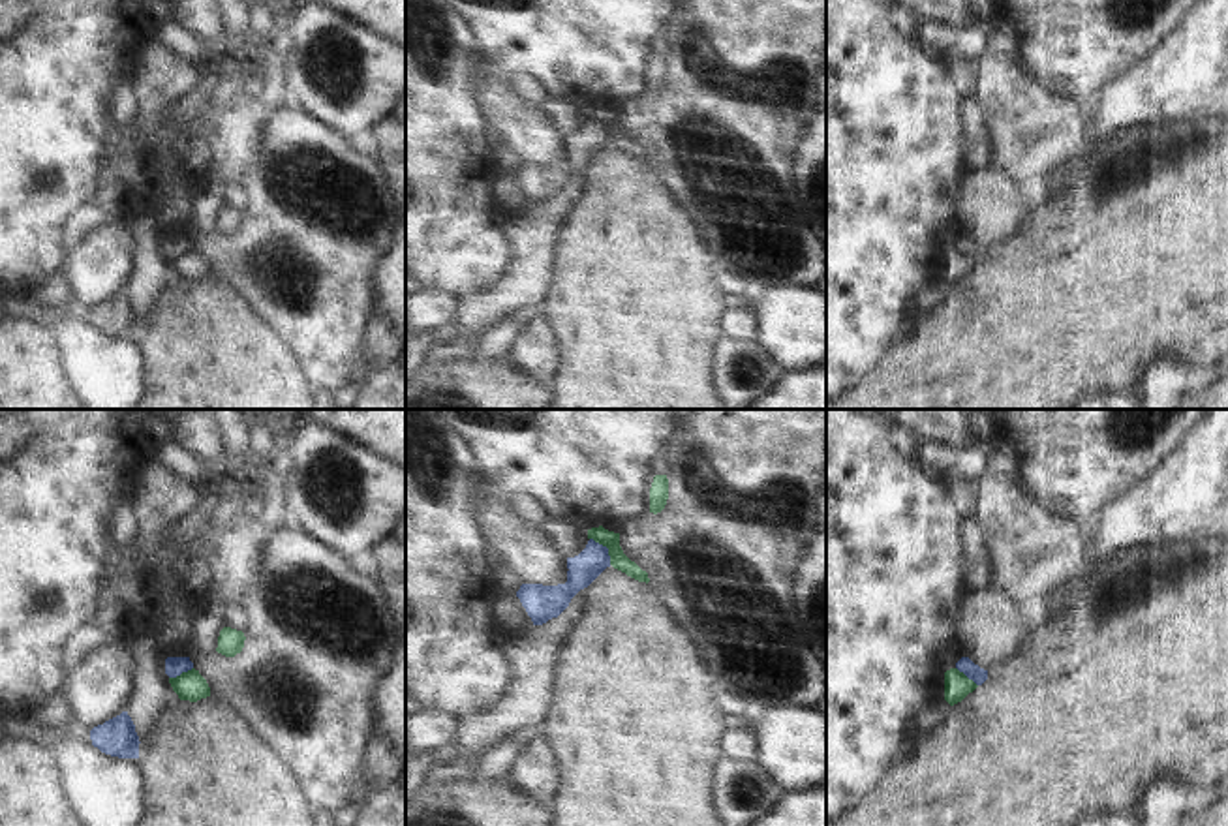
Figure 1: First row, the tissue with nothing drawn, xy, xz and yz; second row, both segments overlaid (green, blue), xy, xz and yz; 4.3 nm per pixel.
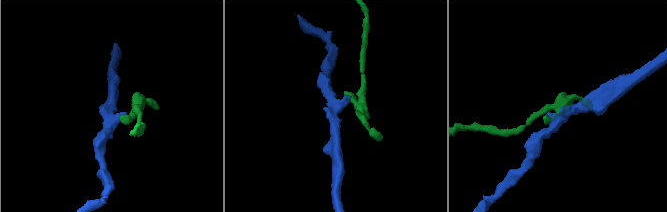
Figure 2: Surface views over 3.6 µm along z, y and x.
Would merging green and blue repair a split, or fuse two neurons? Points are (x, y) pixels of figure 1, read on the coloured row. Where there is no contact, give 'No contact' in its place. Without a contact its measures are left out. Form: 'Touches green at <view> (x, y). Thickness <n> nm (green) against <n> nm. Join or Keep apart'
Touches green at xz (607, 547). Thickness 80 nm (green) against 130 nm. Keep apart

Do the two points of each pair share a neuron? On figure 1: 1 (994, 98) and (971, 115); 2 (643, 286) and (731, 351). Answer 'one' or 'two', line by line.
1: two
2: two

